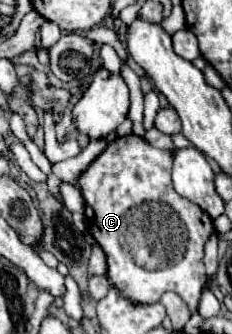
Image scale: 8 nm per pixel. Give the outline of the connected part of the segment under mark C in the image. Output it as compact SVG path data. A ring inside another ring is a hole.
M121 136L109 142L107 150L99 154L83 172L81 196L85 200L87 230L107 256L107 278L119 290L119 294L131 304L155 304L163 292L171 290L183 298L191 314L199 308L199 296L207 282L203 248L209 236L215 232L211 216L191 200L179 196L171 184L173 152L153 148L145 138Z

